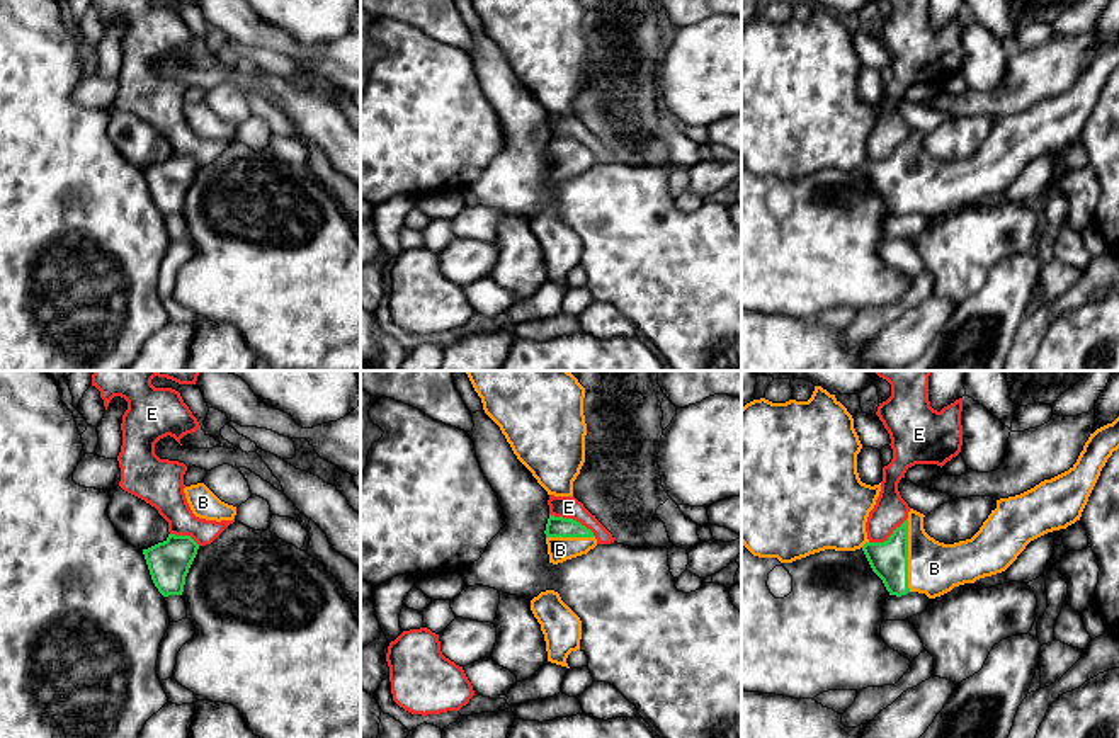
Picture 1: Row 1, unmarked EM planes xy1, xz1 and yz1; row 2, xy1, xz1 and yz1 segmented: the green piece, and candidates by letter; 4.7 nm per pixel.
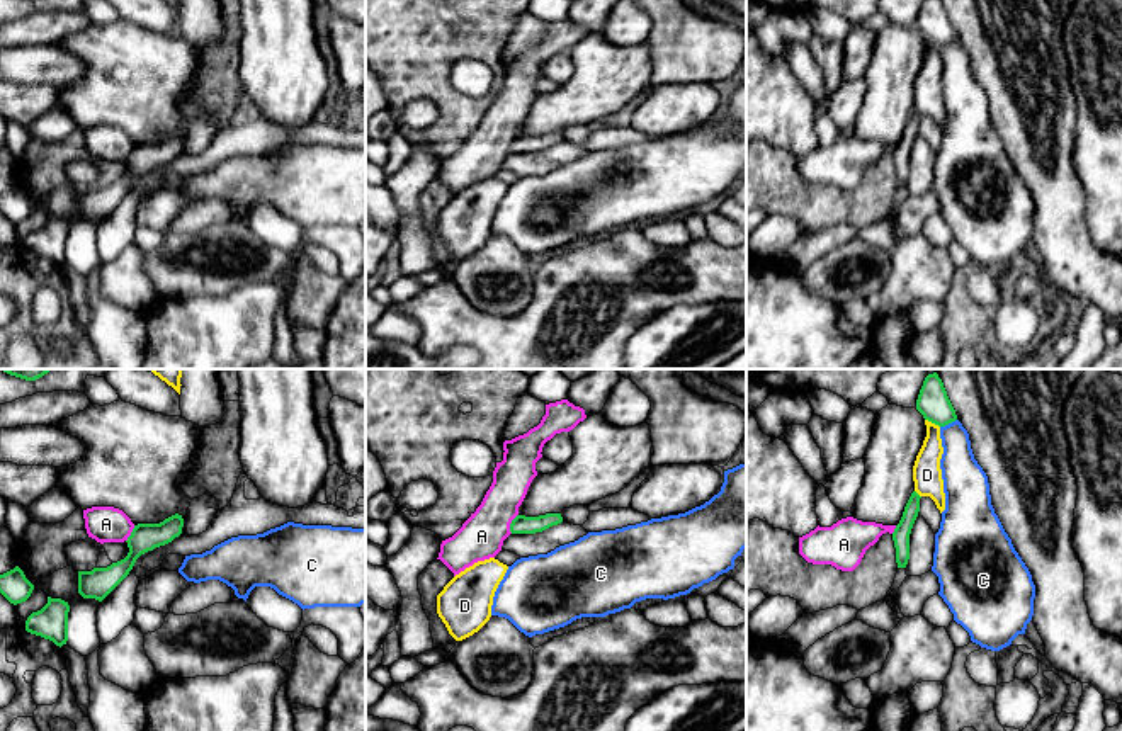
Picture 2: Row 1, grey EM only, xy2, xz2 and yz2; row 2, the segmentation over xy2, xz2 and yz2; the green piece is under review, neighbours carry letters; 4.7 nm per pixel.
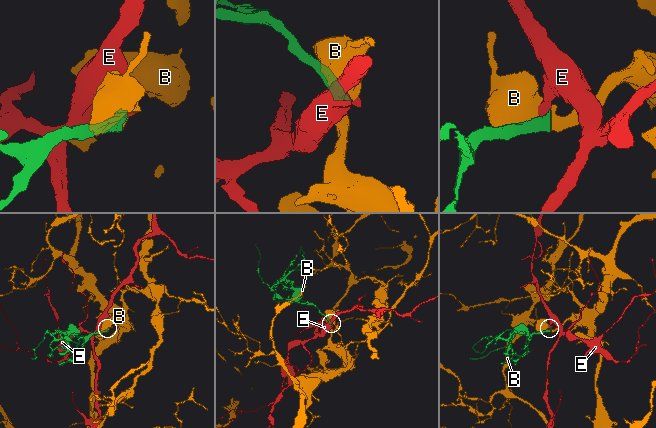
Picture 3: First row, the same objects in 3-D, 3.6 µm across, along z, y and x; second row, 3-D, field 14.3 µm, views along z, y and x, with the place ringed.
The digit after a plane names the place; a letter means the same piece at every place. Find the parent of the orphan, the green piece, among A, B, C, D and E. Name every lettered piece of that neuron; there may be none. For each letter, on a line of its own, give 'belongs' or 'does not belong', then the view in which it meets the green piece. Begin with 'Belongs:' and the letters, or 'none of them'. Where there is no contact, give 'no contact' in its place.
Belongs: B
A: does not belong; meets green in xz2
B: belongs; meets green in yz1
C: does not belong; meets green in yz2
D: does not belong; meets green in yz2
E: does not belong; meets green in xz1

